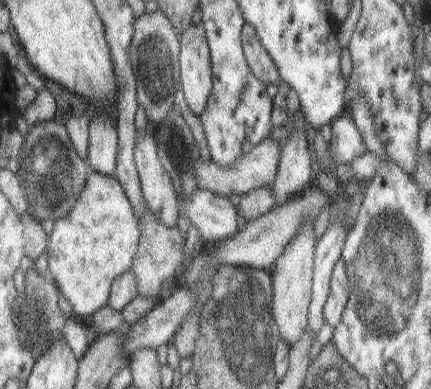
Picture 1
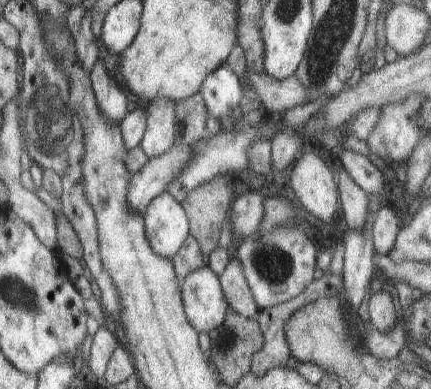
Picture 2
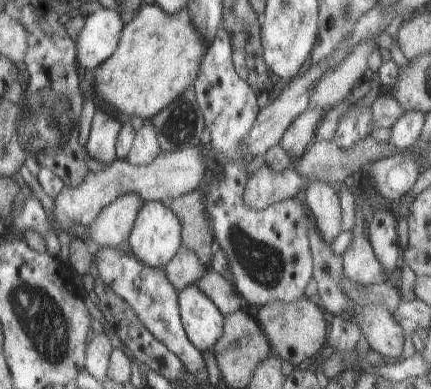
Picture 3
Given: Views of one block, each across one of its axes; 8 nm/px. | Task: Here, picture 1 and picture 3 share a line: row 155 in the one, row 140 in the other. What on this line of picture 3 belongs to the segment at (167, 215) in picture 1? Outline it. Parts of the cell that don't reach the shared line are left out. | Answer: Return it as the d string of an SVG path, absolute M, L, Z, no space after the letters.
M145 122L143 128L137 134L133 152L129 154L129 162L135 166L149 166L153 164L161 154L165 152L161 140L159 140L159 132L157 126L153 122Z

